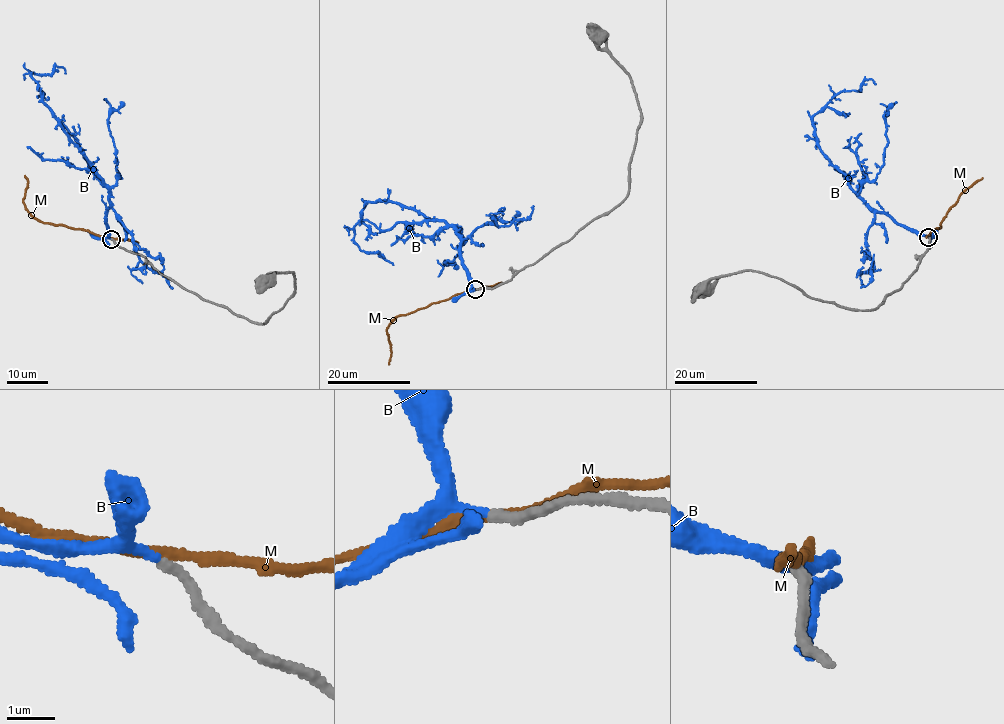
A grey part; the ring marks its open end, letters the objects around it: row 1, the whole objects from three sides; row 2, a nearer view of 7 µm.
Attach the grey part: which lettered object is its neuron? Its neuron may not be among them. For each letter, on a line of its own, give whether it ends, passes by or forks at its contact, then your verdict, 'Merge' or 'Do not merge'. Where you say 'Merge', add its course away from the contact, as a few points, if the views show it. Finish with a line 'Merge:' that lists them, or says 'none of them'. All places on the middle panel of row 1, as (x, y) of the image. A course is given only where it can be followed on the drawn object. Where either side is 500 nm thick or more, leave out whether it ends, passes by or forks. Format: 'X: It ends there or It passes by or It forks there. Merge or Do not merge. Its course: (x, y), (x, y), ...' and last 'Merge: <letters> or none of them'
B: It passes by. Merge. Its course: (475, 289), (455, 230), (395, 202), (366, 202), (353, 241), (393, 265)
M: It passes by. Do not merge
Merge: B

